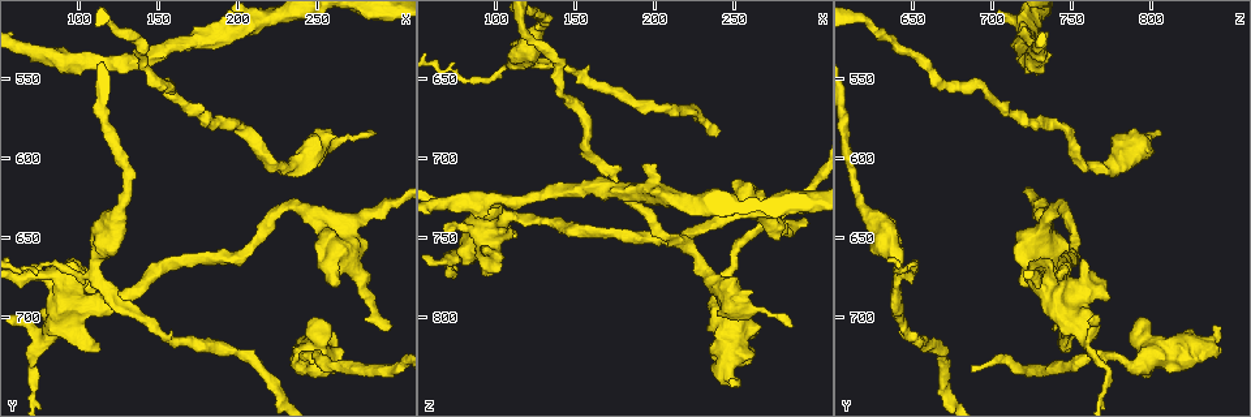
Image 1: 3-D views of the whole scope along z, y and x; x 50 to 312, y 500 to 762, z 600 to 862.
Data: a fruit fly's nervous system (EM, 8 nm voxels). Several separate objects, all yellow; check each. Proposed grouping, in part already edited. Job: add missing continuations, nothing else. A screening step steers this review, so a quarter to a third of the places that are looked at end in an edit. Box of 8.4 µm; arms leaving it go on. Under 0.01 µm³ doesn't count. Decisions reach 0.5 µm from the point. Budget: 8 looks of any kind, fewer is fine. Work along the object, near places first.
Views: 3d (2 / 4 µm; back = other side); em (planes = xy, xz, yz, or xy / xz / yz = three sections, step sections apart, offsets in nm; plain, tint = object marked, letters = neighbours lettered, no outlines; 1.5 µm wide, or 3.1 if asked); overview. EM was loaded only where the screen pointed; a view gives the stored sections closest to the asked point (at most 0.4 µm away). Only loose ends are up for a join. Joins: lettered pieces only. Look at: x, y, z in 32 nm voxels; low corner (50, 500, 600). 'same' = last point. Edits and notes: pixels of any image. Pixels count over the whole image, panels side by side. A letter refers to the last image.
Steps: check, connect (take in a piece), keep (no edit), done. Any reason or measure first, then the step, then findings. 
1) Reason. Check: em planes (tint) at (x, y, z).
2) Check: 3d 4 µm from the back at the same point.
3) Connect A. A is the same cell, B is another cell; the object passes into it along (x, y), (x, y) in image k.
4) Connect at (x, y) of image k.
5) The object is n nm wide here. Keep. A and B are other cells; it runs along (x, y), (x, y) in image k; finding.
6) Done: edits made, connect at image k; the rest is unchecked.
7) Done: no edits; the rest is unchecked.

An open end. Check: em xz step 4 (tint) at (114, 720, 746).

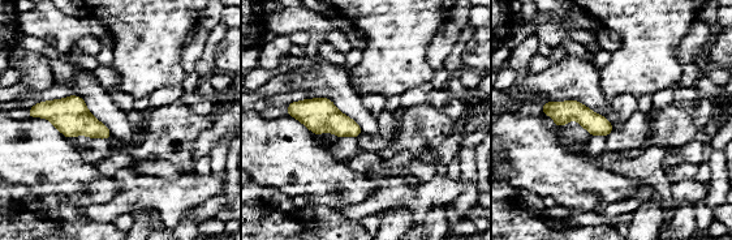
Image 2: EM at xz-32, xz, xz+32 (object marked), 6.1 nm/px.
Check: em planes (letters) at the same point.

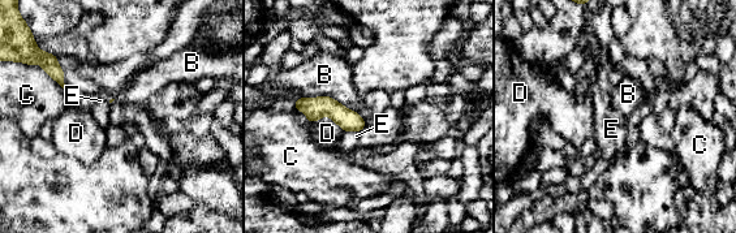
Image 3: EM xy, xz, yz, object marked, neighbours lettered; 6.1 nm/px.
The longest contact is with B, 440 nm. Keep. B, C, D and E are other cells; no lettered piece goes on from it.

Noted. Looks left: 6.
Branch stops here. Check: em planes (letters) at (248, 704, 838).

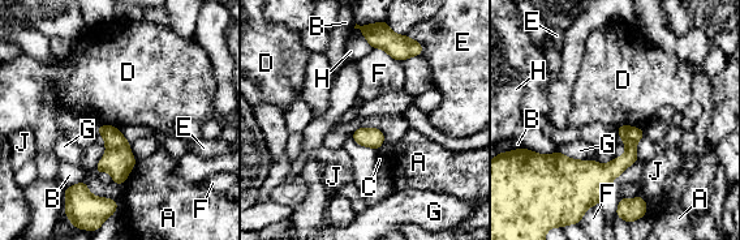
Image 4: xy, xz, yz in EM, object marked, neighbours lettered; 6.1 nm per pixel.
Keep. A, B, C, D, E, F, G, H and J are other cells; it runs along (640, 133), (610, 171), (547, 158) in image 4; no lettered piece goes on from it.

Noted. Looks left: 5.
Done: no edits; the rest is unchecked.

